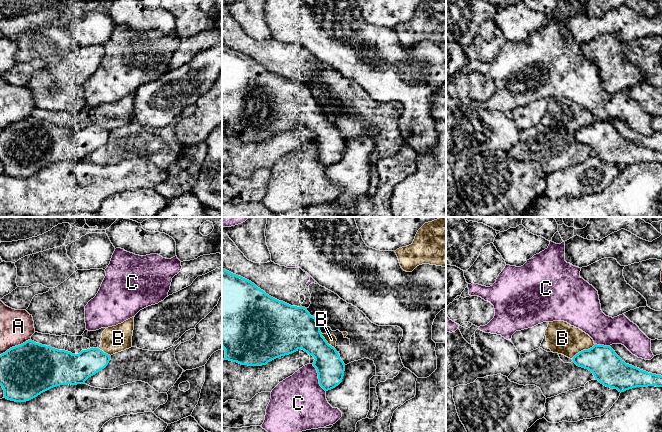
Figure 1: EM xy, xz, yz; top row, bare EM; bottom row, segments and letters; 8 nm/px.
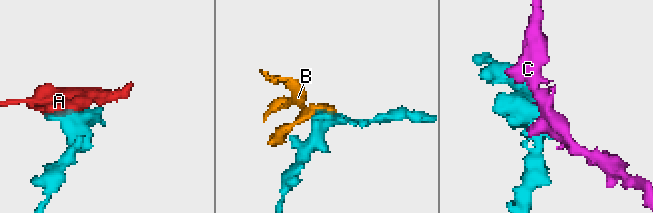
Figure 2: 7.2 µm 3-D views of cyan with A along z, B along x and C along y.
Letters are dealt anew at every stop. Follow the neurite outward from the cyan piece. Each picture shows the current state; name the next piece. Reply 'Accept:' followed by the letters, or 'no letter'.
Accept: no letter

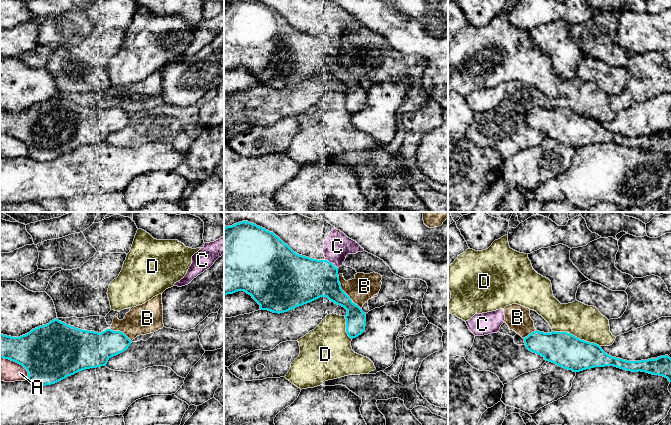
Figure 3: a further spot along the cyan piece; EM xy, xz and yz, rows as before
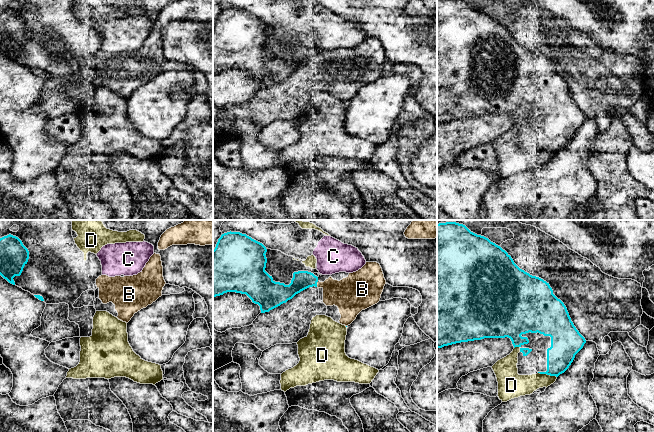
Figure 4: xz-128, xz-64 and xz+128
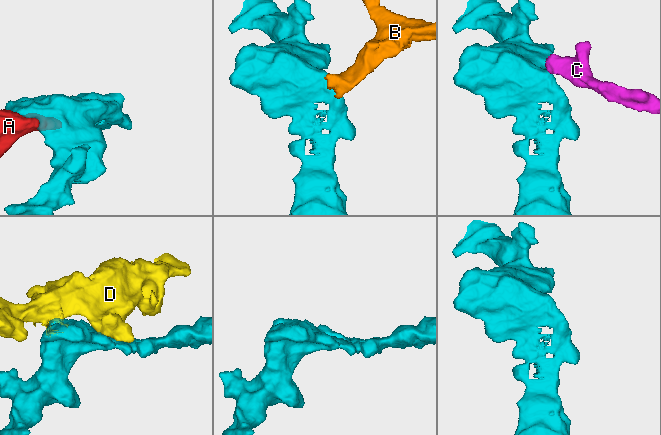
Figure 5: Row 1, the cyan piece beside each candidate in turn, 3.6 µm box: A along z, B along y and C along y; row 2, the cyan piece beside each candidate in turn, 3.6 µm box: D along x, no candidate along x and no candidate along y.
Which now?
Accept: C

